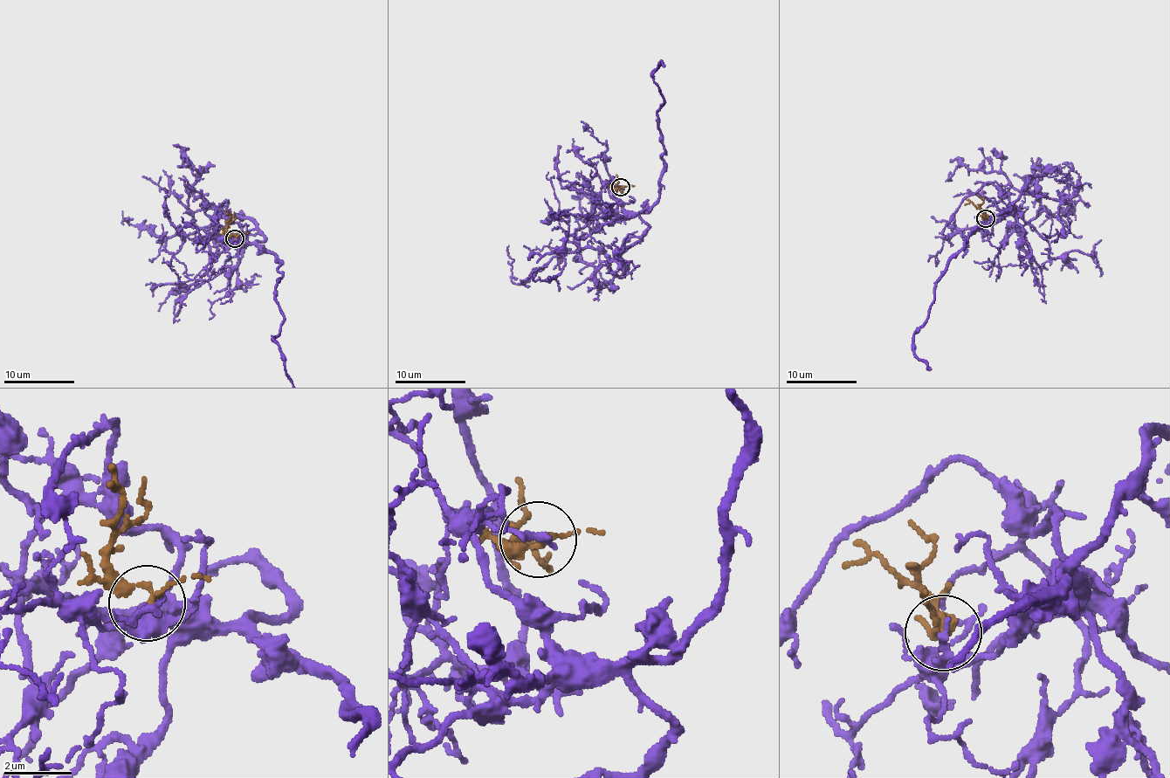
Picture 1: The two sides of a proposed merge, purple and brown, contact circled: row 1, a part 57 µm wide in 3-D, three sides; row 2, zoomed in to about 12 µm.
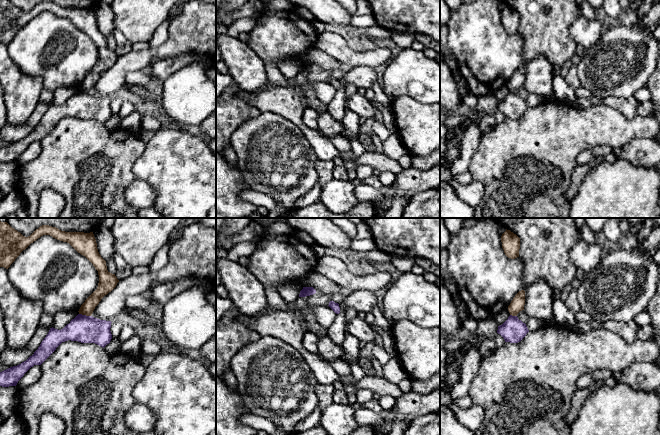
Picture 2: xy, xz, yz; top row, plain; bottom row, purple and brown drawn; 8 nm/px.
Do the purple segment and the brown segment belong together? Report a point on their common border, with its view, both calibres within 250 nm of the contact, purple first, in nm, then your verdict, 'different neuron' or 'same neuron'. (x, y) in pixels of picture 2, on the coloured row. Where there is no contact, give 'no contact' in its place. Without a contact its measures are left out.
xy (85, 315) | 220/110 nm | different neuron

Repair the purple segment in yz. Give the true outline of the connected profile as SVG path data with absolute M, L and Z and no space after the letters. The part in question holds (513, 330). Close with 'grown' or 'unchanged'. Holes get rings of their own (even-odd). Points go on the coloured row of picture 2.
M510 315L508 319L498 326L497 333L500 334L505 342L518 343L529 332L525 323L518 319L517 316Z | unchanged

